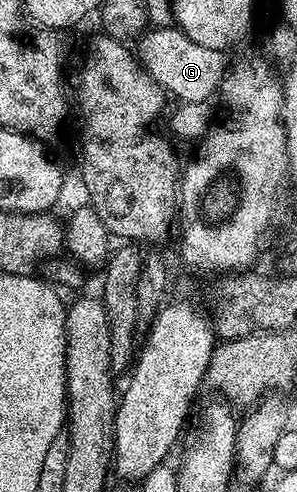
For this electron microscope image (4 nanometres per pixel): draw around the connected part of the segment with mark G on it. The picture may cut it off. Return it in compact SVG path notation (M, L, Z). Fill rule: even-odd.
M154 29L141 34L135 45L141 66L168 94L177 96L178 102L199 103L209 101L220 90L226 76L226 54L220 49L202 47L195 39L187 39L182 29ZM138 44L138 45L137 45Z

